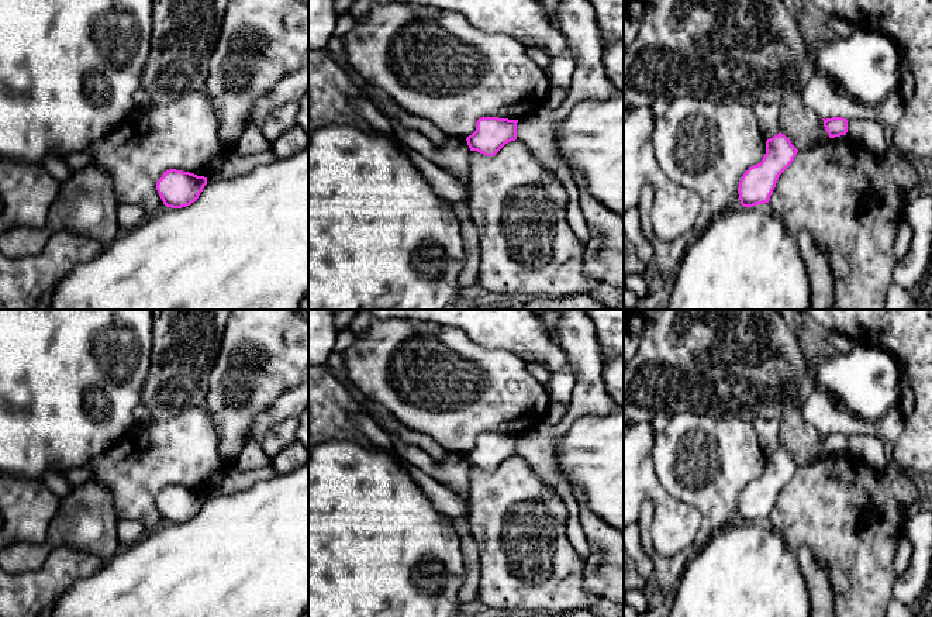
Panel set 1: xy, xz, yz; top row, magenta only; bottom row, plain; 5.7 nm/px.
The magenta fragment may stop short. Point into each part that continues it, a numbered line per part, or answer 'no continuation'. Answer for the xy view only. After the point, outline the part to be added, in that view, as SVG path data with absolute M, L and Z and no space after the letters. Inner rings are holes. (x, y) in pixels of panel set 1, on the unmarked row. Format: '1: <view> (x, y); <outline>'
no continuation

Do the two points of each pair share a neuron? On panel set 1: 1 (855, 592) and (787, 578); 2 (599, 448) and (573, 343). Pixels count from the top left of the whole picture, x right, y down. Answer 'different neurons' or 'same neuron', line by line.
1: different neurons
2: different neurons

